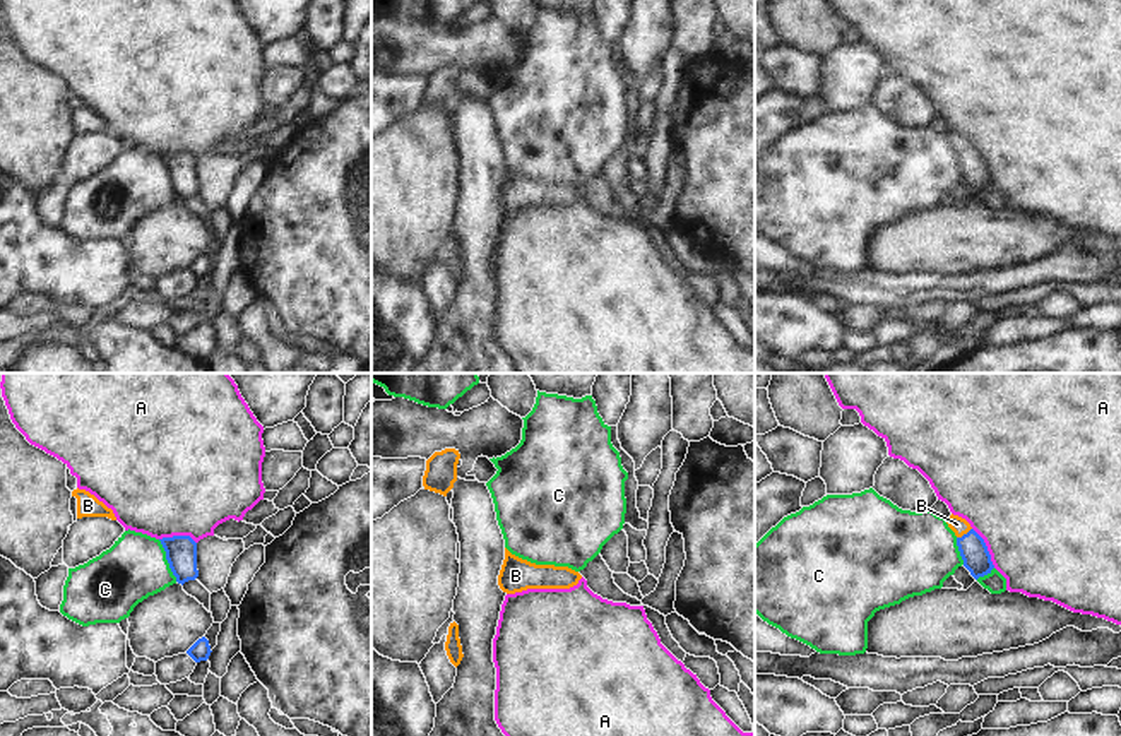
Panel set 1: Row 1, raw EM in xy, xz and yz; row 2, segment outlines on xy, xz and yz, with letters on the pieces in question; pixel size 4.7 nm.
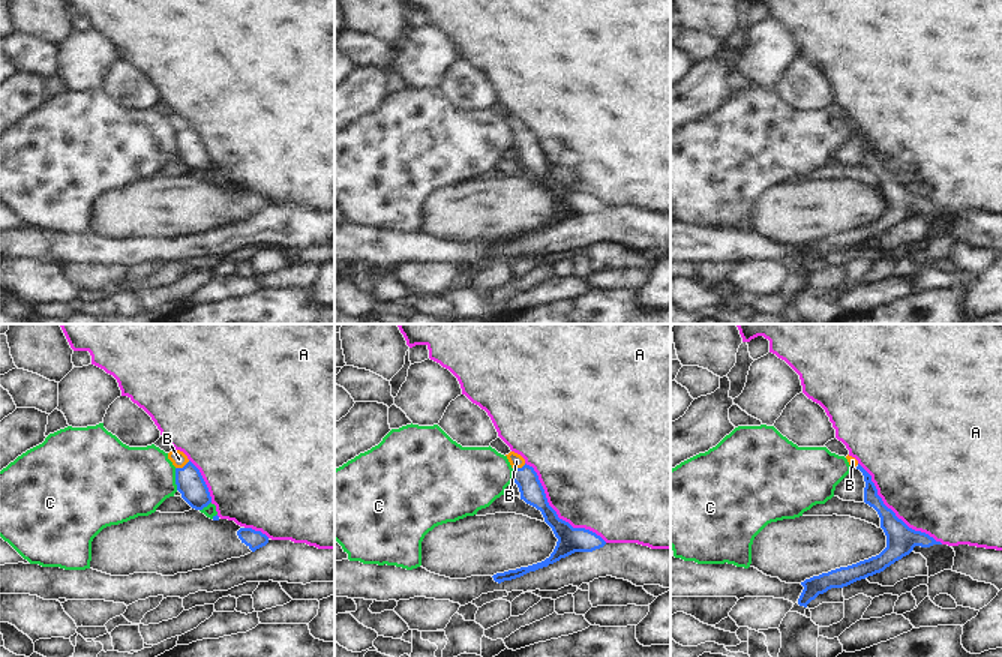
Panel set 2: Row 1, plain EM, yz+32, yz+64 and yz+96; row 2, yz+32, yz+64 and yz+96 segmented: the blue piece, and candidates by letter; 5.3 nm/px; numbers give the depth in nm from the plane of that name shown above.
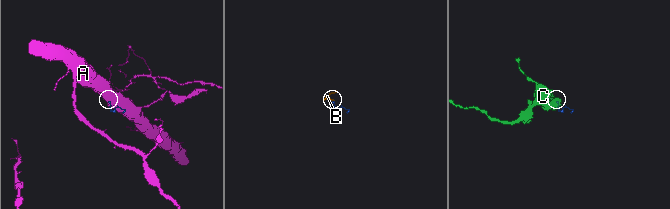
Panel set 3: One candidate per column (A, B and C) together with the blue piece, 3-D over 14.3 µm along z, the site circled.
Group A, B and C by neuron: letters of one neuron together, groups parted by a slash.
A / B / C

